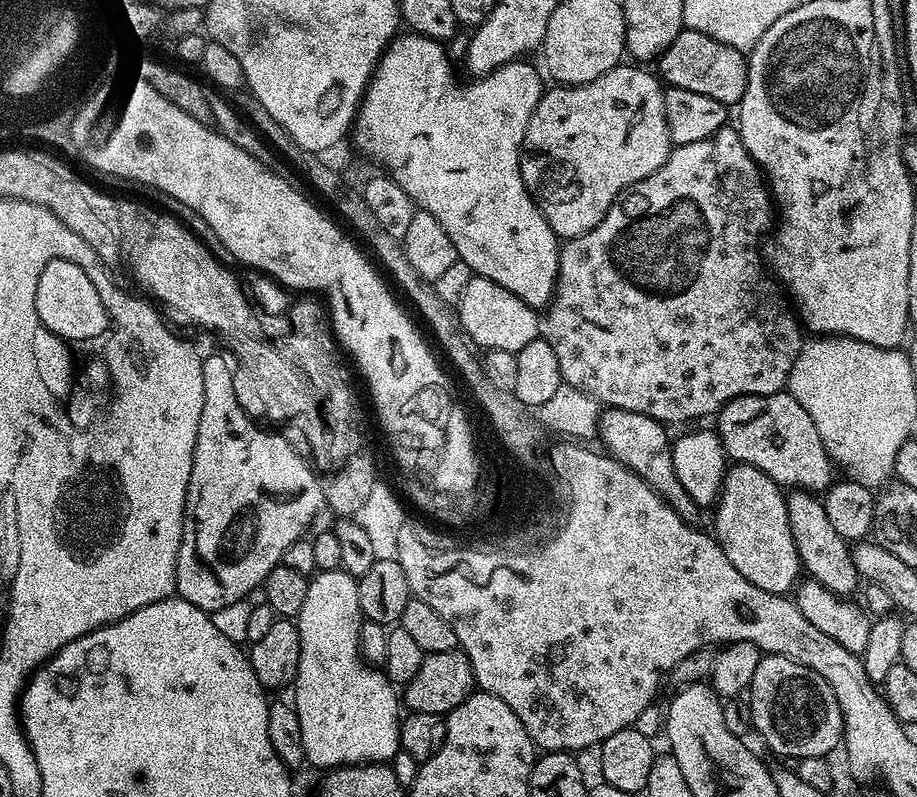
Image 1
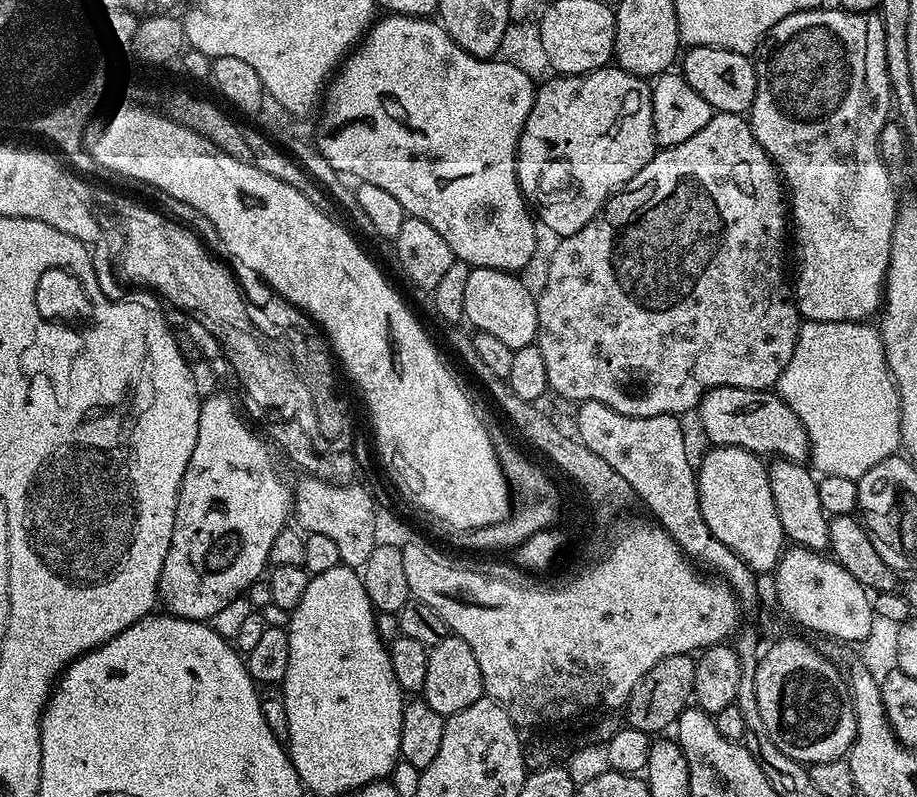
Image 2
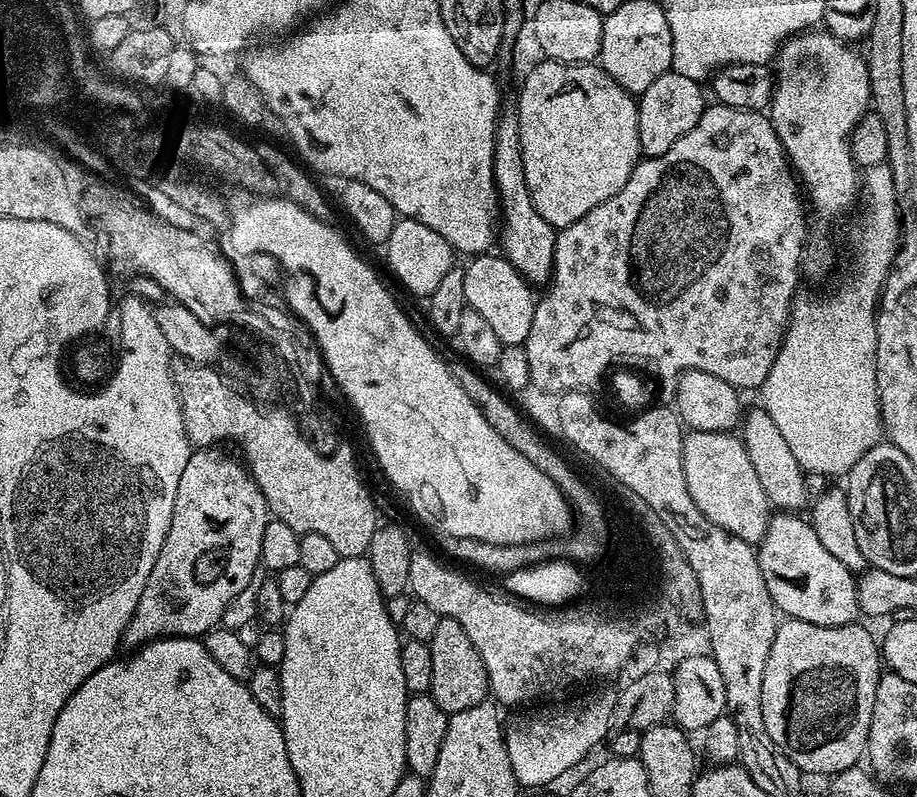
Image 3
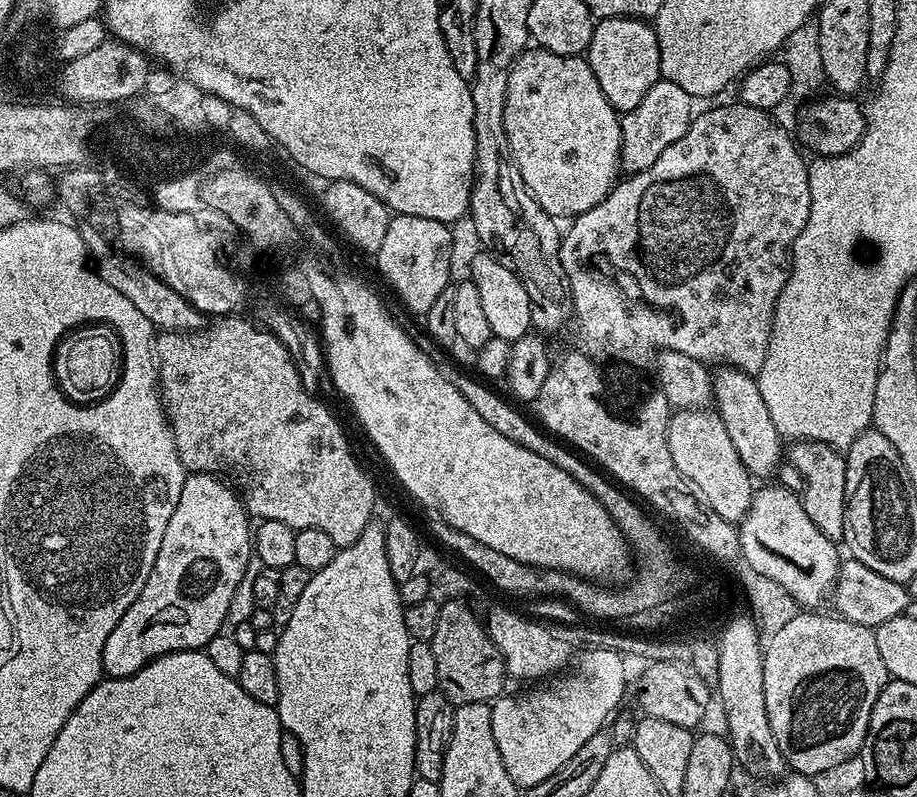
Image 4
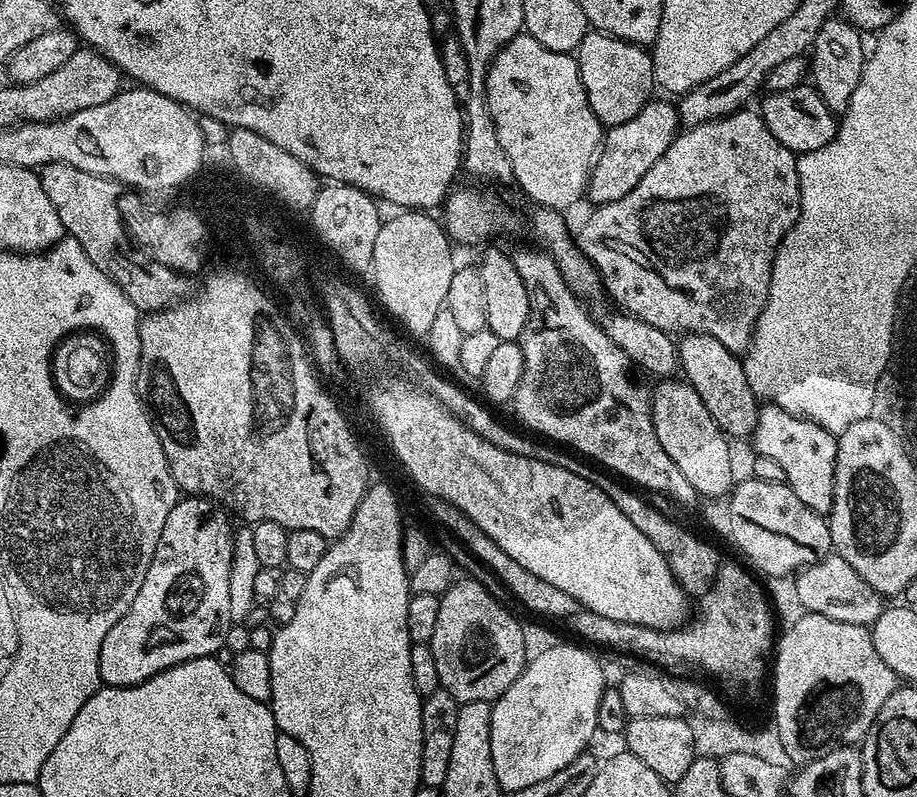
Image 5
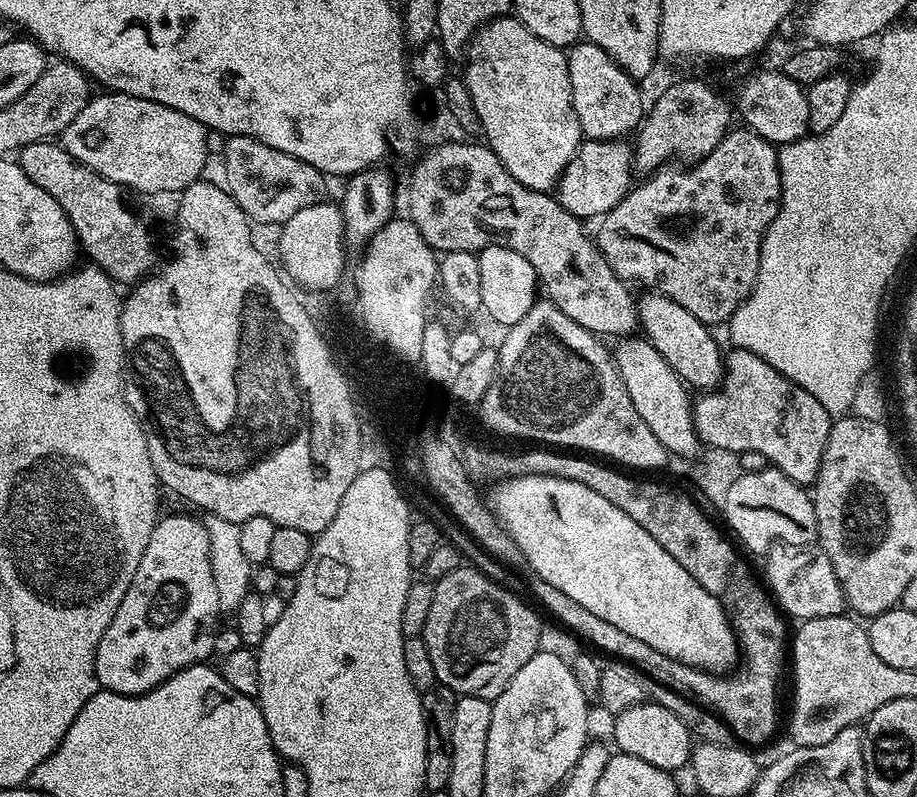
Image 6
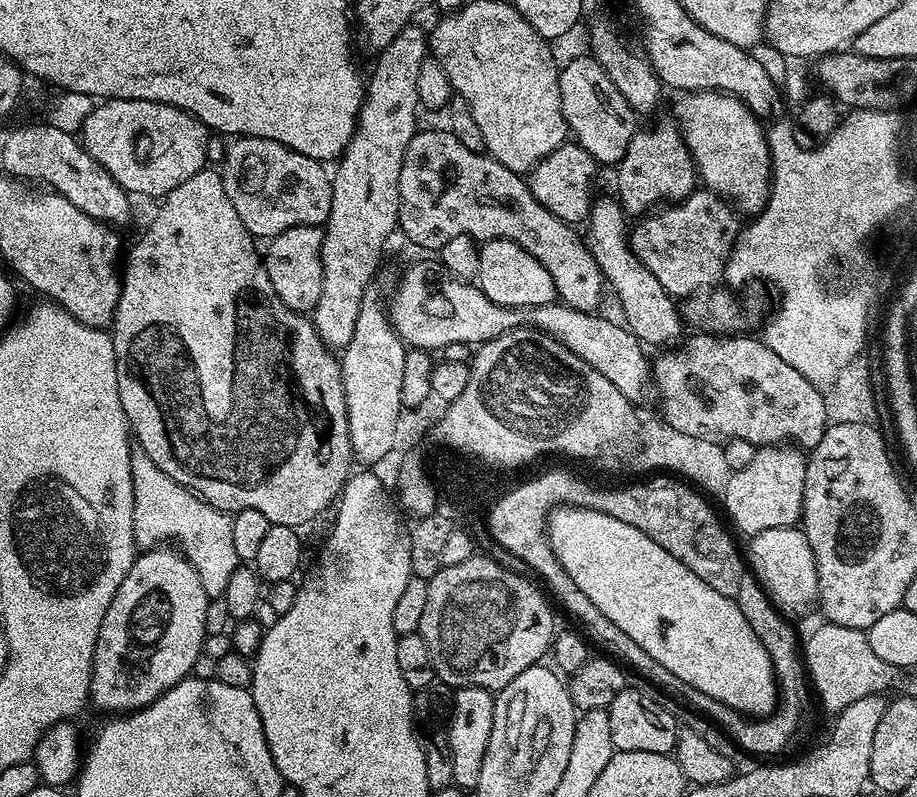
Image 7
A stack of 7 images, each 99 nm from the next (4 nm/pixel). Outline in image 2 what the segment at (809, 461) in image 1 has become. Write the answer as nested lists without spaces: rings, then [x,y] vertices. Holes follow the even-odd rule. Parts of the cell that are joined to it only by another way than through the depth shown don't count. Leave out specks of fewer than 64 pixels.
[[[711,388],[700,399],[700,428],[712,446],[734,446],[755,452],[761,458],[779,458],[804,462],[809,459],[808,435],[782,397],[772,390],[759,392],[749,388]]]

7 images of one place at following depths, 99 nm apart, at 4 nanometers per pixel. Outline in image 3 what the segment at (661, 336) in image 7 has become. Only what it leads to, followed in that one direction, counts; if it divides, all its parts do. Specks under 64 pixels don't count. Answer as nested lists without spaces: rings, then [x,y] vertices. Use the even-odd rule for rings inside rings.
[[[755,407],[749,412],[747,409],[742,416],[742,429],[744,428],[742,439],[746,446],[746,455],[758,474],[758,482],[762,485],[762,490],[766,490],[769,505],[780,512],[799,513],[800,507],[804,503],[805,507],[810,500],[806,473],[801,468],[798,458],[794,458],[786,438],[782,438],[778,426],[774,426],[774,418],[770,418],[770,414],[766,414],[764,407]]]

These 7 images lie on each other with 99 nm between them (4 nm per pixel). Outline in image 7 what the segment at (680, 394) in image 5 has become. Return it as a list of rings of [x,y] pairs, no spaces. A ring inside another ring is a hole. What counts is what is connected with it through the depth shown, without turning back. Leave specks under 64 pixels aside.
[[[420,260],[417,264],[412,264],[400,276],[400,285],[396,288],[396,293],[386,304],[388,322],[392,328],[404,341],[408,348],[422,348],[425,350],[442,350],[450,346],[450,342],[462,342],[469,346],[479,346],[488,340],[498,338],[507,332],[513,332],[515,328],[529,327],[535,328],[537,332],[544,332],[547,336],[564,344],[578,358],[582,358],[598,374],[602,374],[609,382],[614,382],[618,390],[624,392],[624,397],[633,402],[639,401],[638,398],[644,391],[650,388],[650,356],[647,356],[645,345],[631,332],[623,323],[615,324],[612,320],[600,316],[596,312],[583,312],[577,308],[571,308],[569,304],[563,302],[553,302],[534,306],[533,308],[507,308],[498,306],[498,302],[490,302],[486,294],[475,283],[460,280],[444,268],[442,263],[432,260]]]

